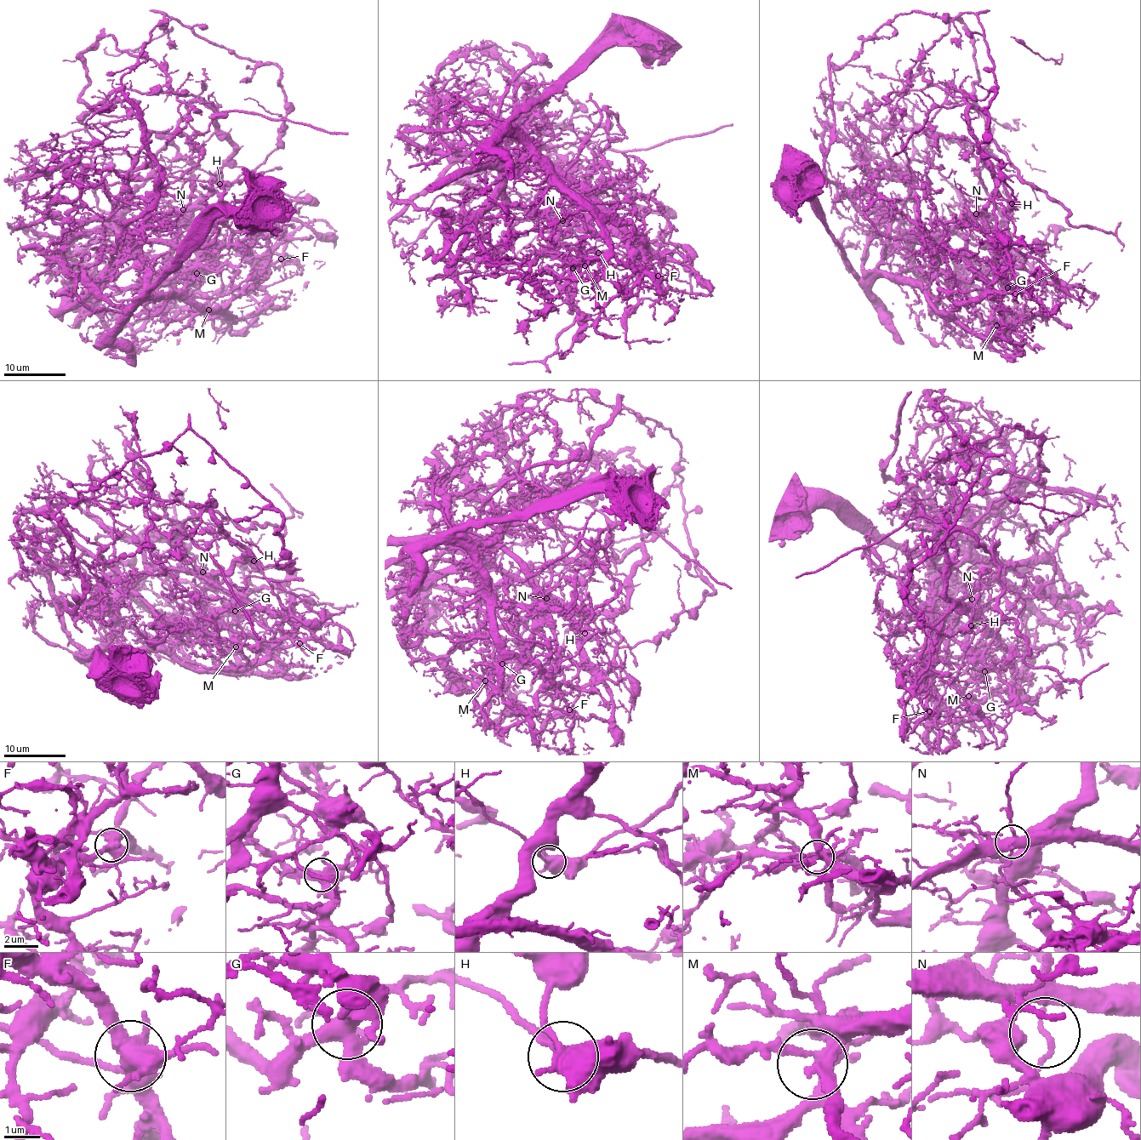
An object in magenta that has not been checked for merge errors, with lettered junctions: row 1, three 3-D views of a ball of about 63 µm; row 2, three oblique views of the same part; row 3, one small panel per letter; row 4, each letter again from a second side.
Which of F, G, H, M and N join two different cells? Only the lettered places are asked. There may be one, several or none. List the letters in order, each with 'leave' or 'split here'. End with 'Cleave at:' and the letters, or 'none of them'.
F: split here
G: leave
H: split here
M: leave
N: split here
Cleave at: F, H, N

